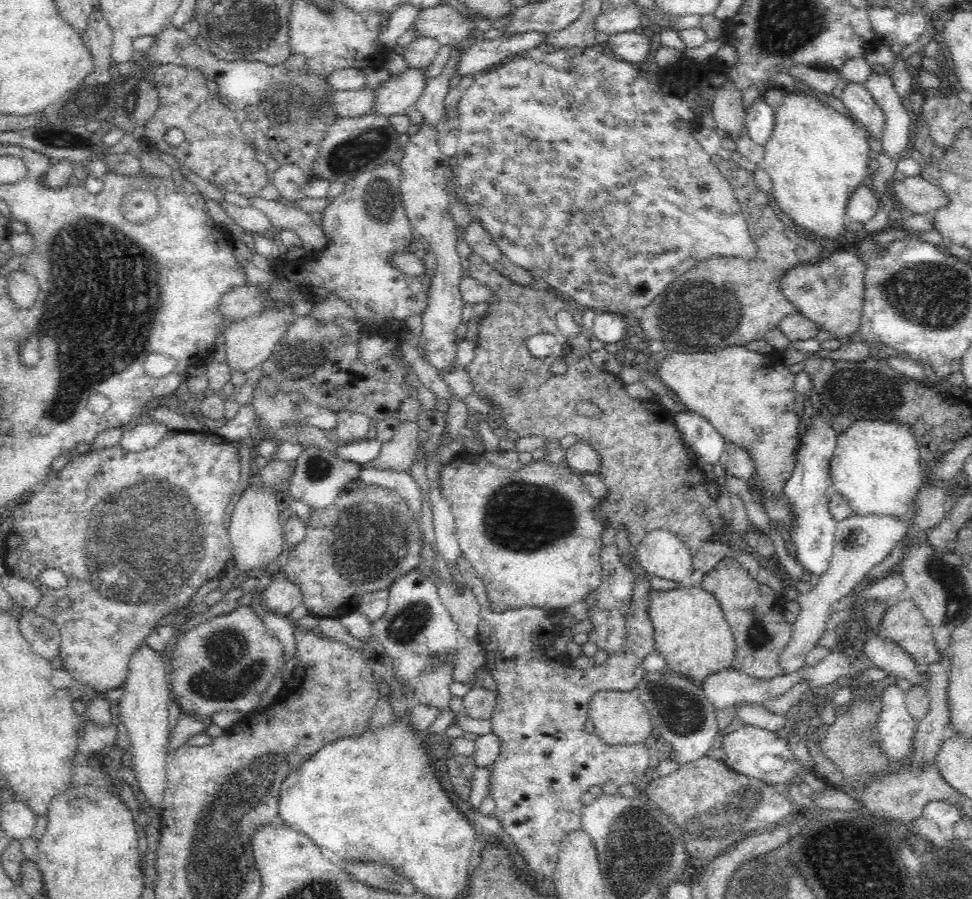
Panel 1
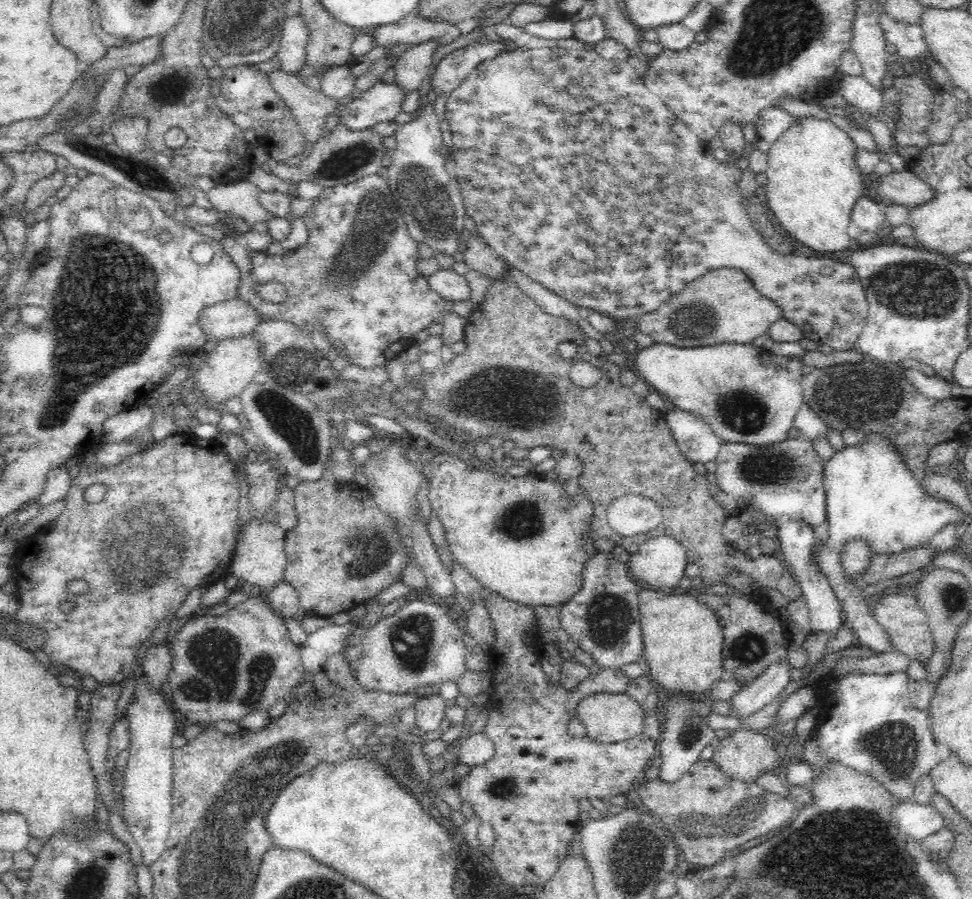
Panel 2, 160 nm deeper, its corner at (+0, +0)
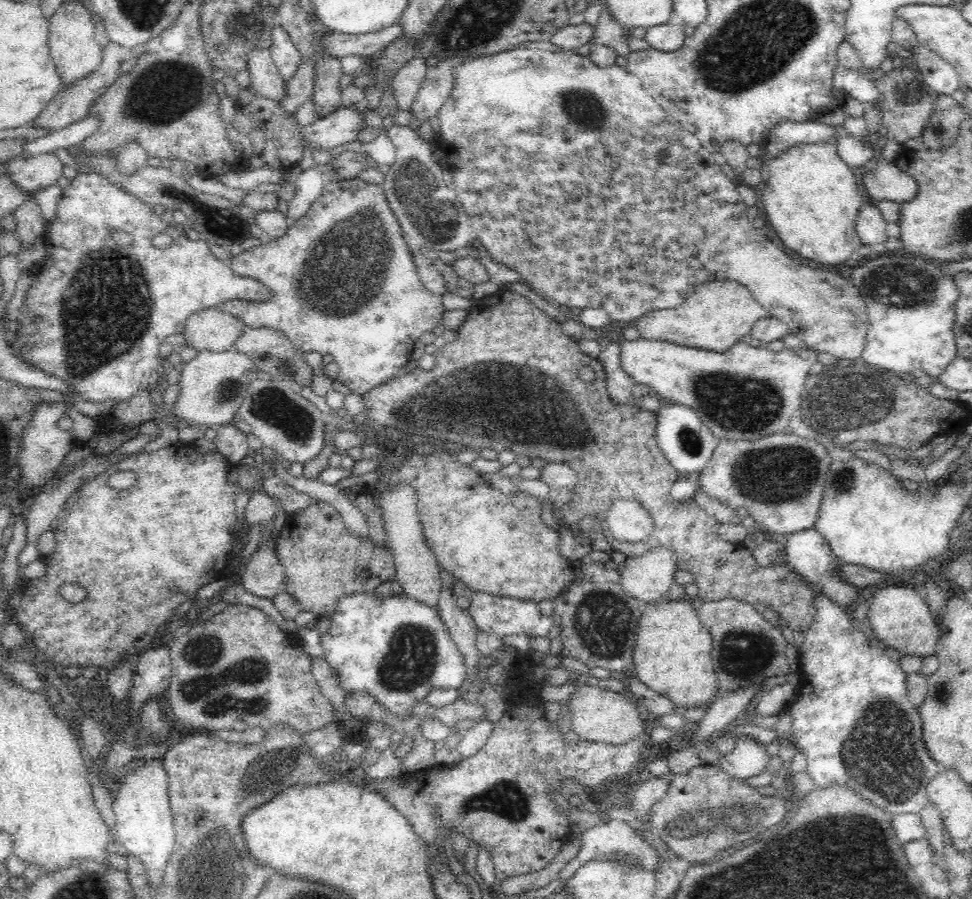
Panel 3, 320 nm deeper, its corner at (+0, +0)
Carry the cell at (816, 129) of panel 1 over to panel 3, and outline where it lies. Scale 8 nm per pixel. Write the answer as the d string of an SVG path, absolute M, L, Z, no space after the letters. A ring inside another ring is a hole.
M836 141L799 144L786 149L780 156L765 161L769 179L758 190L759 199L766 213L766 220L772 232L786 245L808 260L823 265L844 264L860 245L856 235L855 222L862 203L862 190L849 167L836 153Z

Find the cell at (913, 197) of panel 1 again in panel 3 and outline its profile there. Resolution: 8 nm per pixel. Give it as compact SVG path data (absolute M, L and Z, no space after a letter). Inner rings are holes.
M879 161L875 169L863 172L861 179L866 191L876 202L881 200L908 202L918 193L914 178L898 168L895 162Z

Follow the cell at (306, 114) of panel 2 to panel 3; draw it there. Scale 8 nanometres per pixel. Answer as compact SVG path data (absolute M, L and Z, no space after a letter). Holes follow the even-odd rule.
M260 47L251 49L250 53L247 53L246 71L248 71L250 77L249 88L254 91L254 94L252 94L254 97L264 97L275 101L284 98L284 79L282 79L282 75L276 69L269 49L260 49Z

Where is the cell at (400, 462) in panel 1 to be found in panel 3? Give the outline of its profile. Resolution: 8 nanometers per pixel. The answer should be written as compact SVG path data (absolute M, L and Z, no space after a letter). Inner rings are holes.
M400 485L389 491L382 491L377 496L377 500L381 504L381 517L384 529L388 533L390 551L394 555L395 580L402 585L403 592L410 598L437 610L443 589L442 580L436 559L430 547L424 543L422 526L416 509L416 491L410 485Z

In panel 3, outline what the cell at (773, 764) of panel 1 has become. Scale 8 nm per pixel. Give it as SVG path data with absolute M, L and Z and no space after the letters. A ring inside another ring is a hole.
M750 736L738 737L733 751L722 755L717 765L735 780L762 774L771 755L766 747Z

